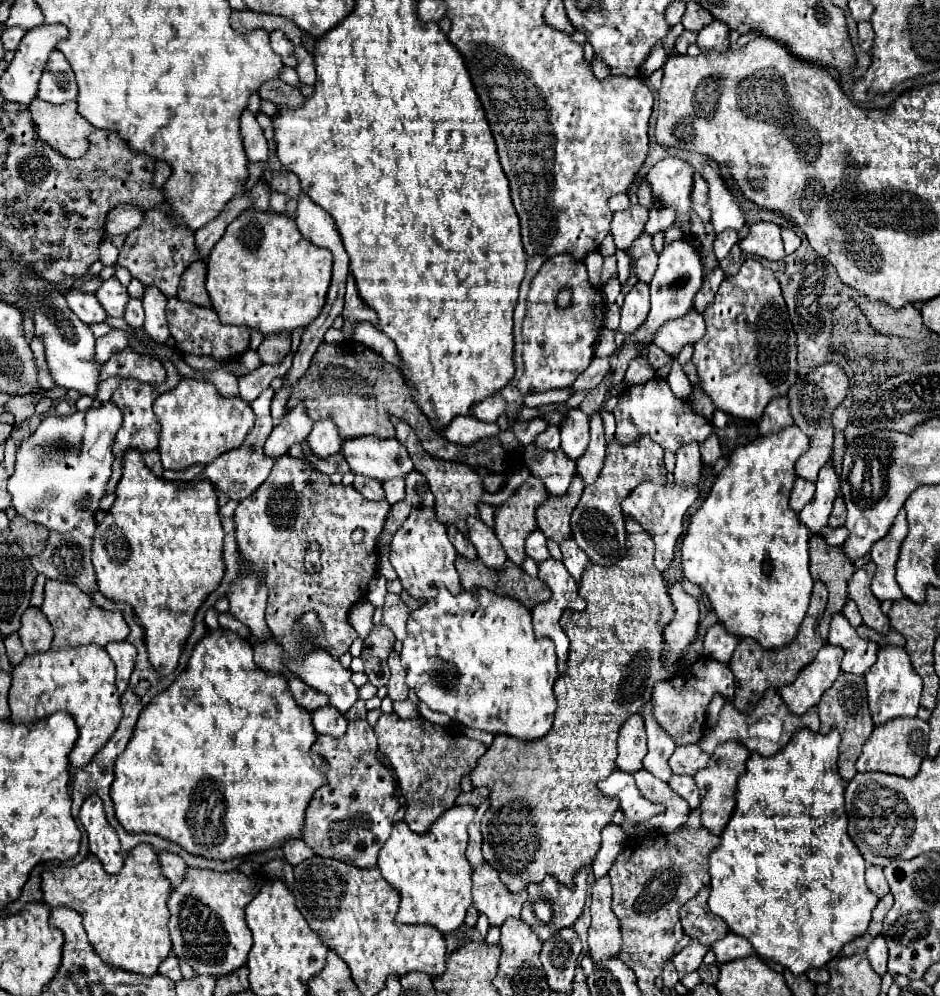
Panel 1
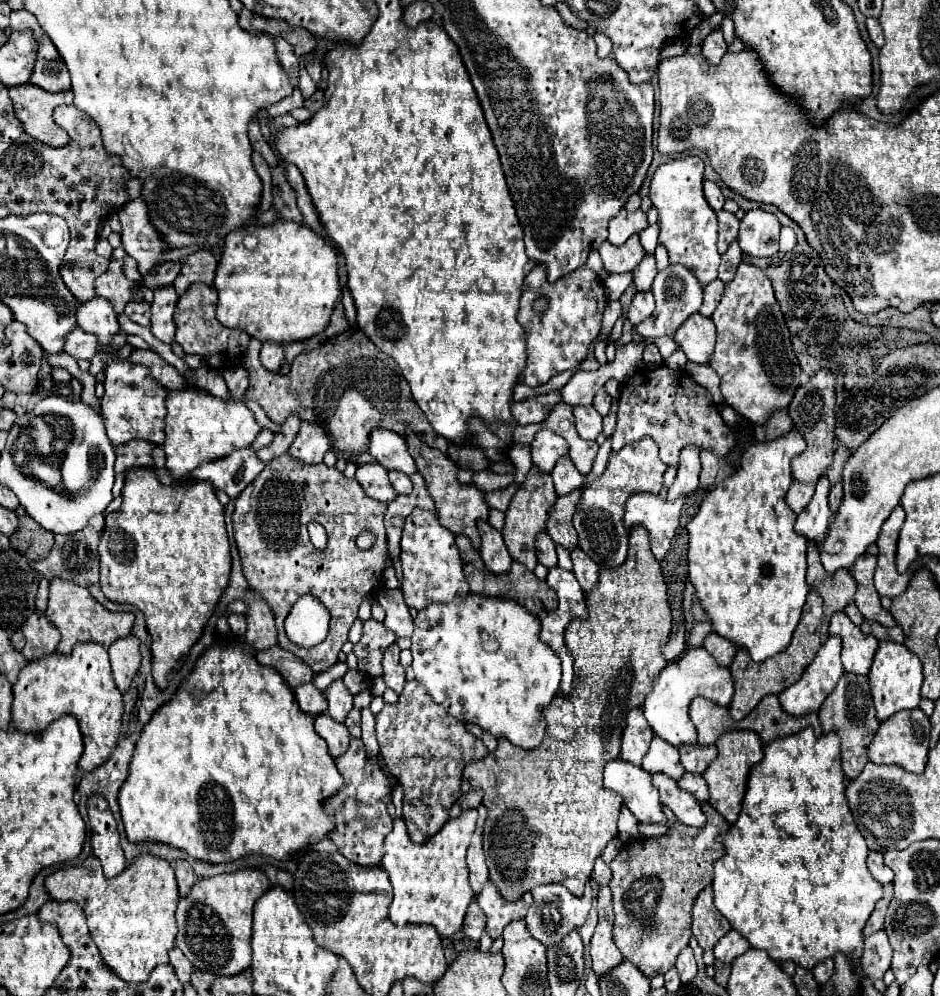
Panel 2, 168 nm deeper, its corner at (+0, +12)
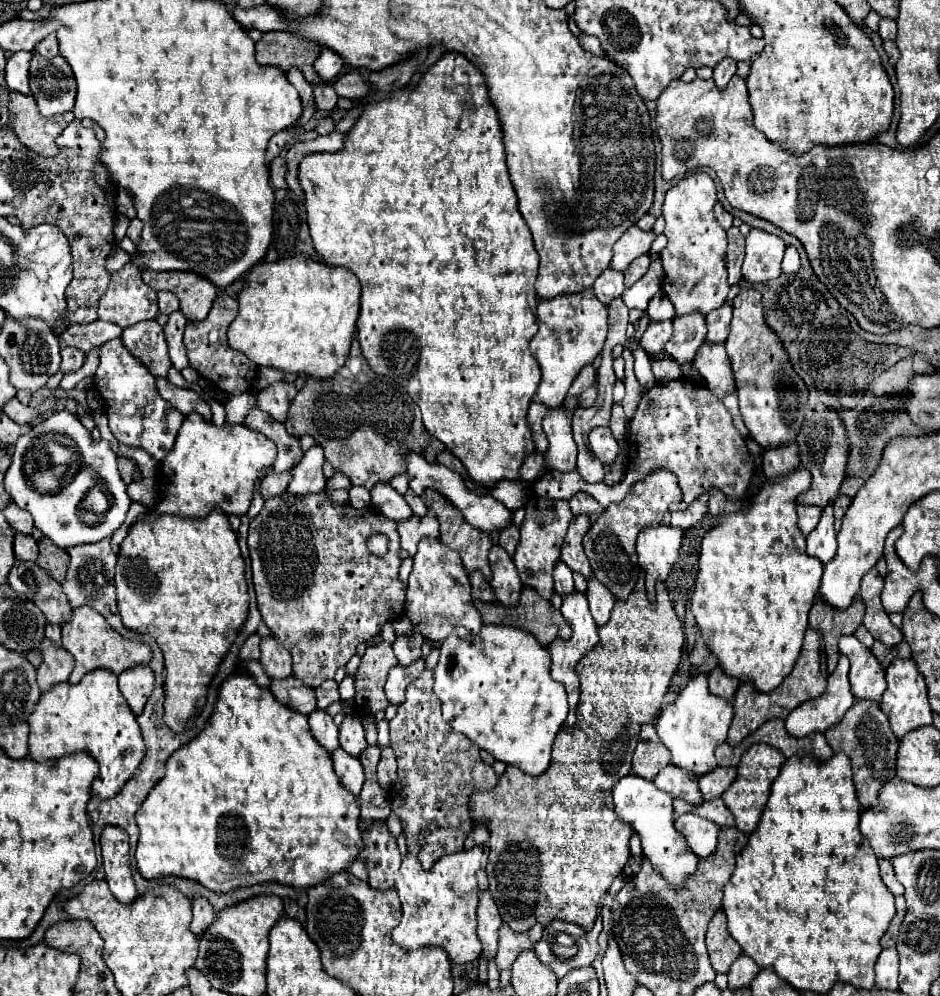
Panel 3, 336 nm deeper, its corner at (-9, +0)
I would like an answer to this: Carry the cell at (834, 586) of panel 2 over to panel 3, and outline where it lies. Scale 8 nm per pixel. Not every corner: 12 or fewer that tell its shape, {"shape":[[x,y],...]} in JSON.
{"shape":[[816,598],[810,628],[822,632],[828,672],[838,662],[838,638],[864,618],[862,598],[834,608]]}

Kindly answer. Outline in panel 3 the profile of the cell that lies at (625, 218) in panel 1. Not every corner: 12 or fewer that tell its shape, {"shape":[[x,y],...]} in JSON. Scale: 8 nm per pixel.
{"shape":[[630,226],[614,244],[610,268],[624,272],[648,254],[654,232]]}

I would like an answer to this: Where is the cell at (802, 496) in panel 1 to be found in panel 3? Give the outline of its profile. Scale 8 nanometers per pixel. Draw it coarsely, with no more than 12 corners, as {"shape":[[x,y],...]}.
{"shape":[[798,504],[798,528],[808,536],[822,508]]}

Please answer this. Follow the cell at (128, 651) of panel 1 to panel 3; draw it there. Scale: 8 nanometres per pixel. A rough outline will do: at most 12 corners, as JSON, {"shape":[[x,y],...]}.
{"shape":[[148,664],[118,676],[130,710],[140,714],[154,686]]}

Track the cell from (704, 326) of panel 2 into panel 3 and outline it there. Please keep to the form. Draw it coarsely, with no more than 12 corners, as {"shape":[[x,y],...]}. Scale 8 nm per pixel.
{"shape":[[704,342],[694,358],[708,388],[722,400],[734,390],[724,344]]}

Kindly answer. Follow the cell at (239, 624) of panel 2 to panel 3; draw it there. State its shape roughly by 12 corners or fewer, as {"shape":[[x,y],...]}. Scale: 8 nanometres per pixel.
{"shape":[[260,636],[246,638],[240,650],[242,660],[260,658]]}

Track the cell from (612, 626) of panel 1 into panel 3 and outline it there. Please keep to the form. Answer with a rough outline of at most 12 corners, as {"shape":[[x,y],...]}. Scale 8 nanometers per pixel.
{"shape":[[664,582],[618,600],[576,664],[540,776],[470,810],[518,932],[590,930],[630,858],[612,804],[684,645]]}

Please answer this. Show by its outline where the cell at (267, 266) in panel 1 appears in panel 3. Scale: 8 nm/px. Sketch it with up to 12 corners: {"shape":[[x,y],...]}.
{"shape":[[306,254],[258,262],[228,344],[258,366],[344,364],[358,278]]}

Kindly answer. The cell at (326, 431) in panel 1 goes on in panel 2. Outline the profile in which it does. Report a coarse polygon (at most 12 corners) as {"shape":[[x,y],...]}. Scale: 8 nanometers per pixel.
{"shape":[[301,422],[289,454],[319,464],[331,442],[321,426]]}

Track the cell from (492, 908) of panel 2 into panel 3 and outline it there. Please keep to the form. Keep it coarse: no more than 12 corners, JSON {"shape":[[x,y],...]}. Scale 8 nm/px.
{"shape":[[542,926],[514,932],[498,930],[496,966],[506,970],[514,958],[542,938]]}

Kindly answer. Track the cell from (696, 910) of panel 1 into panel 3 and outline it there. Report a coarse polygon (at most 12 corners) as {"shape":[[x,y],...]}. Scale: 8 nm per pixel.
{"shape":[[726,914],[708,924],[706,946],[716,972],[728,972],[742,954],[728,934]]}

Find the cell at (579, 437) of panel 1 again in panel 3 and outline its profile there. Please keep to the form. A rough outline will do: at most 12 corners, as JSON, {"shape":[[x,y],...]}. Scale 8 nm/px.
{"shape":[[594,428],[588,444],[600,462],[618,454],[610,428]]}

